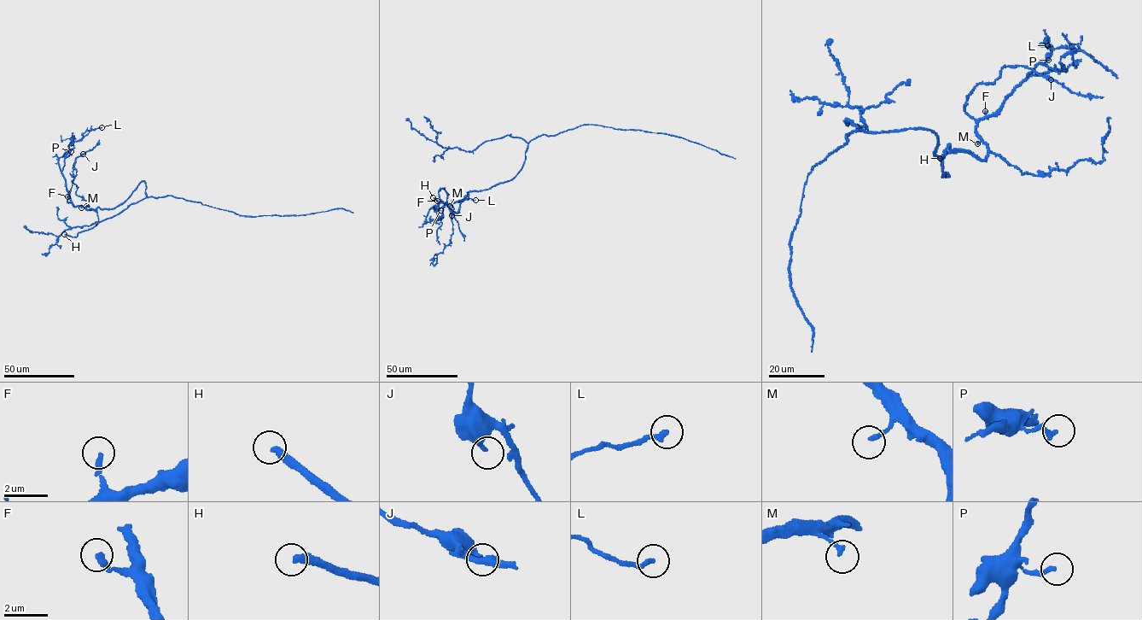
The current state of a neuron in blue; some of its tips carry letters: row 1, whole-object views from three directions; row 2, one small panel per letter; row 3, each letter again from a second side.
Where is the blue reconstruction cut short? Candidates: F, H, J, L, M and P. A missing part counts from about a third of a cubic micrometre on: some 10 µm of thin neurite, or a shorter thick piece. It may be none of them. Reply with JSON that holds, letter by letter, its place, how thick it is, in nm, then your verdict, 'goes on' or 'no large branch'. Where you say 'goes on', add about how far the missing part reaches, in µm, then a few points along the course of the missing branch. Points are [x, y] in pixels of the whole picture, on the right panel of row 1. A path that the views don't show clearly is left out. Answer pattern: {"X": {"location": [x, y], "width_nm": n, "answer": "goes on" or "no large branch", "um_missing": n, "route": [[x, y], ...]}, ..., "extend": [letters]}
{"F": {"location": [985, 111], "width_nm": 220, "answer": "goes on", "um_missing": 50, "route": [[985, 111], [982, 89], [990, 79], [992, 57], [996, 51], [1018, 47], [1022, 49], [1020, 48], [1029, 45]]}, "H": {"location": [940, 158], "width_nm": 320, "answer": "goes on", "um_missing": 30}, "J": {"location": [1051, 79], "width_nm": 360, "answer": "no large branch"}, "L": {"location": [1047, 45], "width_nm": 220, "answer": "no large branch"}, "M": {"location": [977, 143], "width_nm": 180, "answer": "no large branch"}, "P": {"location": [1048, 60], "width_nm": 220, "answer": "no large branch"}, "extend": ["F", "H"]}

